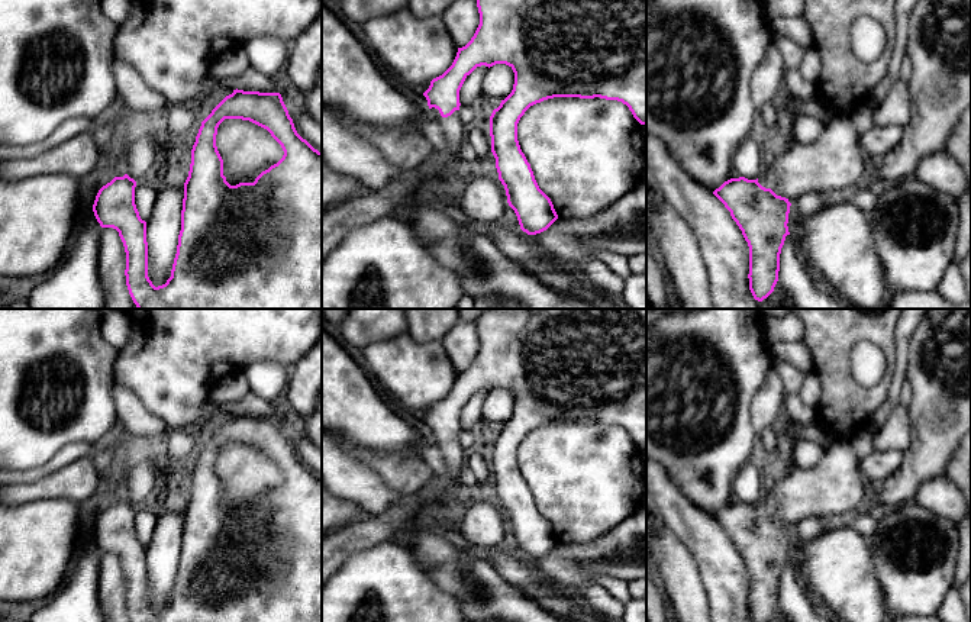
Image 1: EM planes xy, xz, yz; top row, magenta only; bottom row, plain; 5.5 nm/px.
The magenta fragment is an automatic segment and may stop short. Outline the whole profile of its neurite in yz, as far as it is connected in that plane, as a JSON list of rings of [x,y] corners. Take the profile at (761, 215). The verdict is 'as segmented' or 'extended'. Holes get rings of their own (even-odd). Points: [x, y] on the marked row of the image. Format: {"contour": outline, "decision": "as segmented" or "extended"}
{"contour": [[[836,115],[812,144],[797,142],[791,149],[767,159],[757,180],[745,177],[725,181],[713,194],[730,212],[749,246],[749,290],[762,302],[778,281],[780,254],[788,232],[791,203],[804,193],[858,188],[870,174],[870,164],[859,146],[859,133],[851,116]]], "decision": "extended"}

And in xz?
{"contour": [[[477,0],[477,7],[480,25],[474,36],[458,48],[452,65],[433,78],[423,93],[429,113],[442,128],[446,146],[433,148],[419,167],[401,173],[381,190],[323,210],[322,260],[352,229],[391,216],[409,199],[428,199],[432,180],[458,171],[467,130],[459,117],[459,90],[477,67],[506,64],[514,72],[512,93],[490,116],[490,136],[507,203],[528,235],[546,231],[558,219],[517,141],[517,123],[530,106],[554,97],[600,97],[622,101],[641,125],[646,125],[646,0]]], "decision": "extended"}

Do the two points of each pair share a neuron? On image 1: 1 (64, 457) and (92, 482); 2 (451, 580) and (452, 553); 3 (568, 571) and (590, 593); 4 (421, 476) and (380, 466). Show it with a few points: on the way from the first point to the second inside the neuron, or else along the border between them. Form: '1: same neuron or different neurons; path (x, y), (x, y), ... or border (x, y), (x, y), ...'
1: different neurons; border (90, 455), (83, 455), (41, 479)
2: same neuron; path (451, 573), (451, 560)
3: different neurons; border (590, 585), (580, 593)
4: same neuron; path (410, 474), (390, 469)

